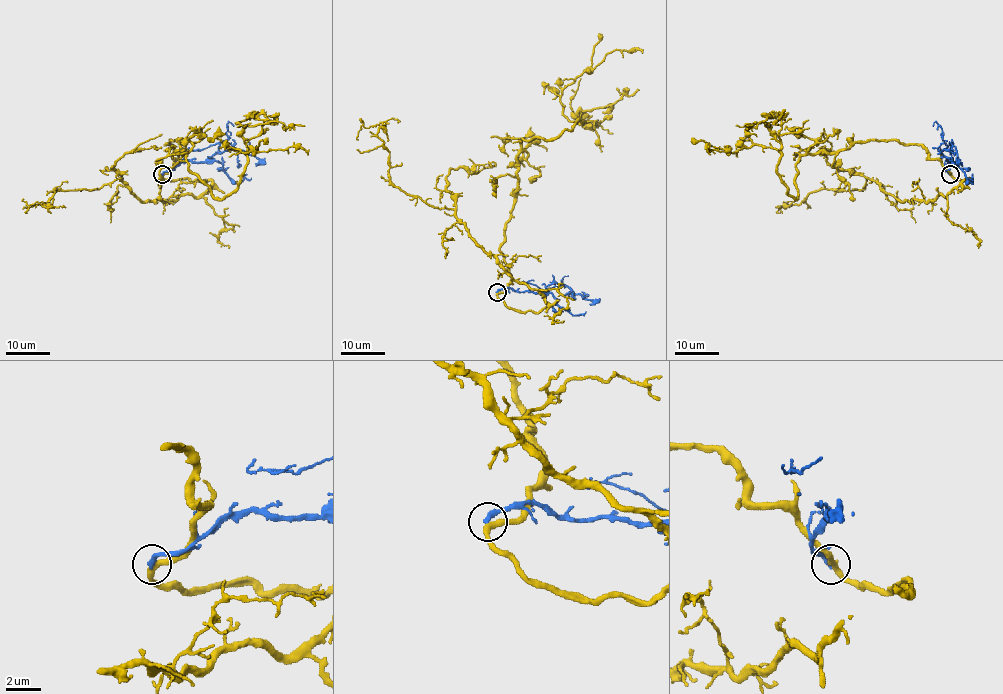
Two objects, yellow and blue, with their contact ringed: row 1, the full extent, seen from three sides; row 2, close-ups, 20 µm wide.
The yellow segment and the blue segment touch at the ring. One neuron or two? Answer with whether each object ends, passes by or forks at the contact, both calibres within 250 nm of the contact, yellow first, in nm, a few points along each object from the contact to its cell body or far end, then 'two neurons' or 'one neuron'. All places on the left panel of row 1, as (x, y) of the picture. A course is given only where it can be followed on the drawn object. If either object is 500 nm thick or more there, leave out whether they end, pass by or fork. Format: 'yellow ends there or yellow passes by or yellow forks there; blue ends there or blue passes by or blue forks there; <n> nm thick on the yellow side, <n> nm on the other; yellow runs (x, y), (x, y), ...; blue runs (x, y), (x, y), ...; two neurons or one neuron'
yellow passes by; blue ends there; 360 nm thick on the yellow side, 260 nm on the other; yellow runs (162, 173), (177, 159), (166, 145), (176, 140), (188, 168), (223, 198), (246, 155), (226, 145), (308, 155); blue runs (162, 173), (181, 162), (208, 161), (216, 153), (232, 149), (250, 152), (266, 163); two neurons

